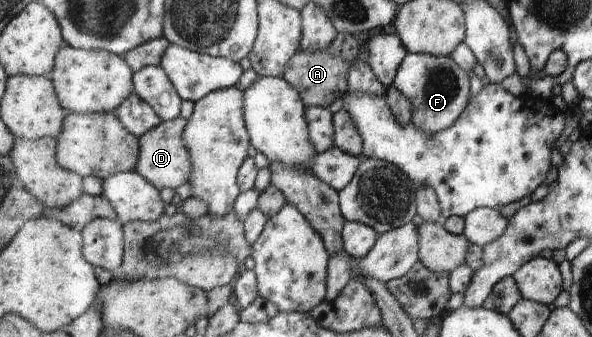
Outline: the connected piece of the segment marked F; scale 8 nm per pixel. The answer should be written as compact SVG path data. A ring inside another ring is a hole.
M426 54L406 55L398 68L393 86L413 105L411 123L419 133L435 134L454 126L469 105L469 73L465 72L450 56Z

